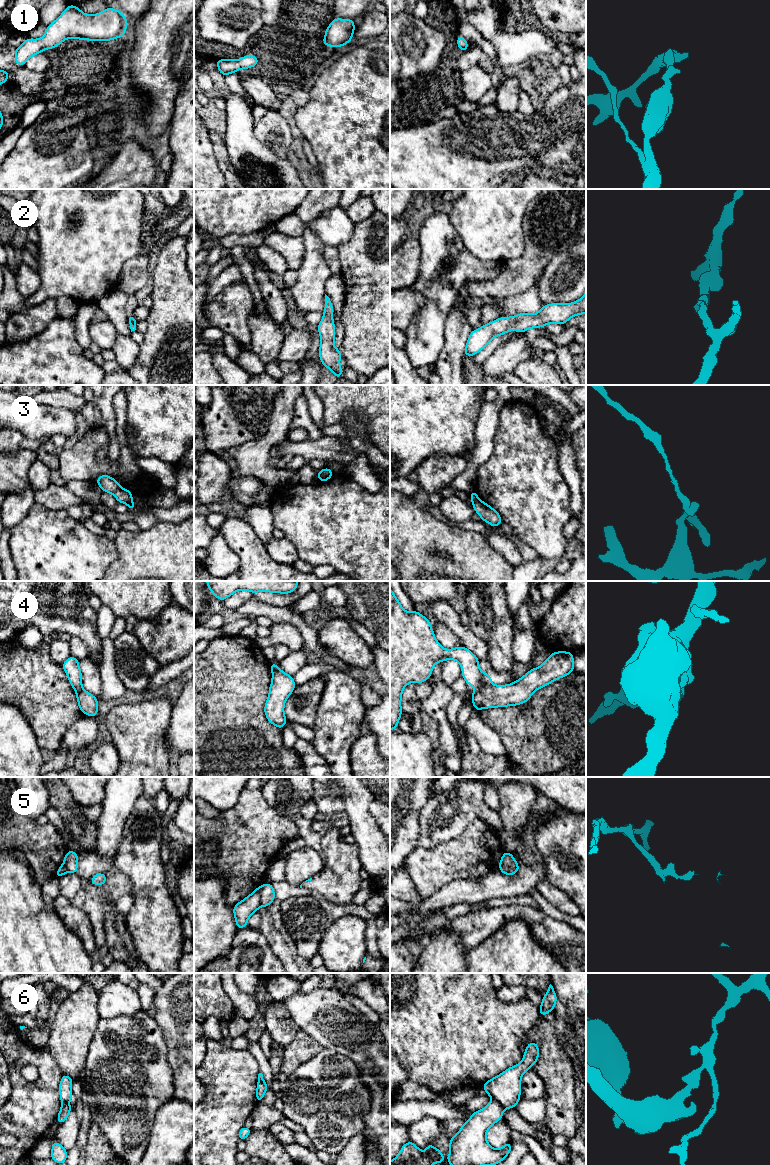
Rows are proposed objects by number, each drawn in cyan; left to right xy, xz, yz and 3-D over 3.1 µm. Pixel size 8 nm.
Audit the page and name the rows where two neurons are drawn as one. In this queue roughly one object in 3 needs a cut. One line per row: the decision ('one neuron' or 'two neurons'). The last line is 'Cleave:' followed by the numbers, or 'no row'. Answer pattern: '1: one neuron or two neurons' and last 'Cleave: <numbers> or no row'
1: one neuron
2: one neuron
3: two neurons
4: one neuron
5: two neurons
6: two neurons
Cleave: 3, 5, 6

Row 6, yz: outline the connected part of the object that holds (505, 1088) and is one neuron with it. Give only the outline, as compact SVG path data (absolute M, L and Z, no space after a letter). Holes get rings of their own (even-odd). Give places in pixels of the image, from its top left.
M529 1042L522 1061L482 1084L484 1091L504 1109L515 1108L520 1100L521 1077L539 1057L536 1042Z

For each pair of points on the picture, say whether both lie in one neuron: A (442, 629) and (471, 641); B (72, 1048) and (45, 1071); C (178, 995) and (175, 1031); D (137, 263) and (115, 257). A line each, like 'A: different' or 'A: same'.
A: different
B: different
C: same
D: different

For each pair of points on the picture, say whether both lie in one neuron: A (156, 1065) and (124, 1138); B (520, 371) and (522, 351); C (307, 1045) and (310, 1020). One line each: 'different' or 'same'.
A: same
B: different
C: different

